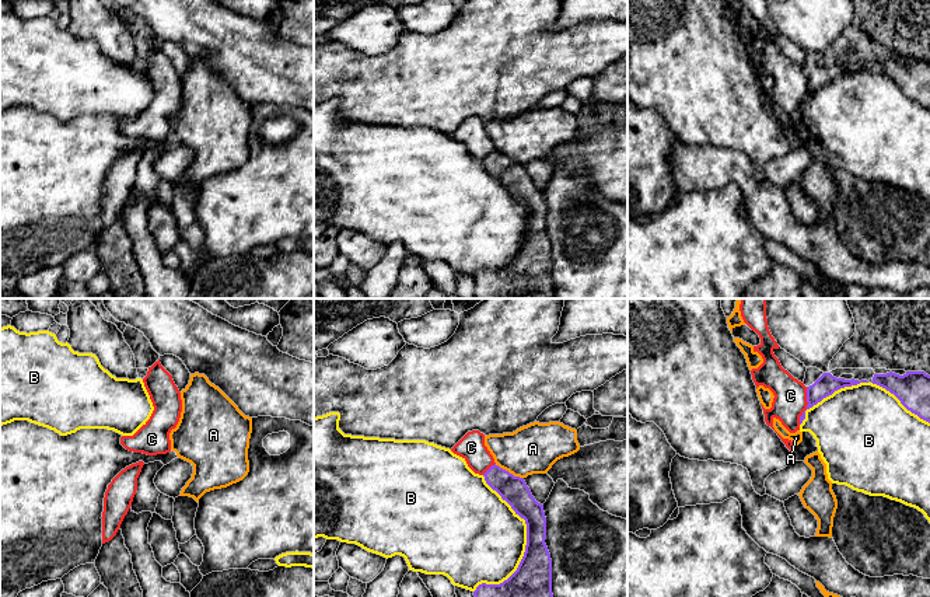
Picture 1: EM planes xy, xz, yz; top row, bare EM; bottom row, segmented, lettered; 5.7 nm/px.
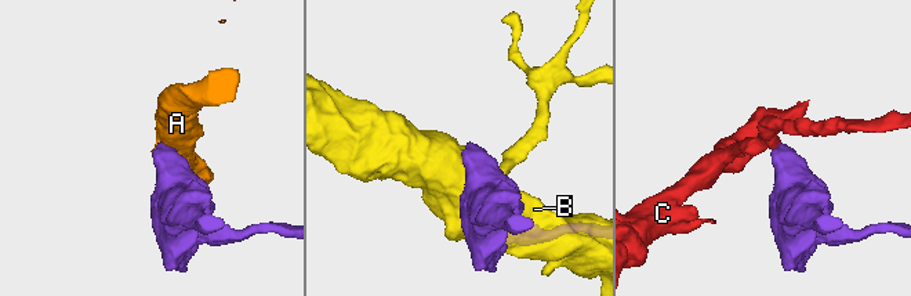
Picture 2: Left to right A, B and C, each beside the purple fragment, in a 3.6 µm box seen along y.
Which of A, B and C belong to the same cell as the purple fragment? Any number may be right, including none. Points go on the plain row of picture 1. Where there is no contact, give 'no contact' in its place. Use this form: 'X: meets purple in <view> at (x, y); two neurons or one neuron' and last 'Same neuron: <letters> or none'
A: meets purple in xz at (507, 157); two neurons
B: meets purple in xz at (527, 230); two neurons
C: meets purple in yz at (807, 91); two neurons
Same neuron: none

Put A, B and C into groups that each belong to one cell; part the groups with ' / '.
A / B / C

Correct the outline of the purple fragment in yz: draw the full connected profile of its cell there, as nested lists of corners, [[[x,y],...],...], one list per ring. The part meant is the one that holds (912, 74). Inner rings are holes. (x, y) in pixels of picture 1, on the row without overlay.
[[[892,57],[874,60],[873,70],[877,70],[894,80],[901,90],[930,109],[930,62],[924,57],[906,57],[903,62]]]

